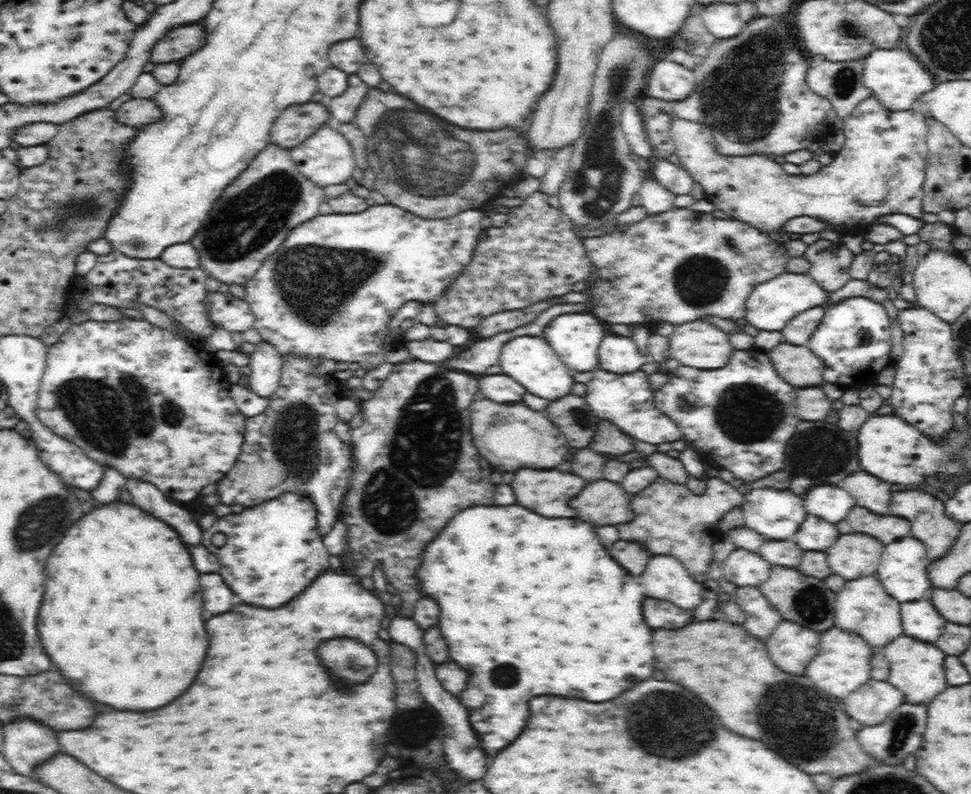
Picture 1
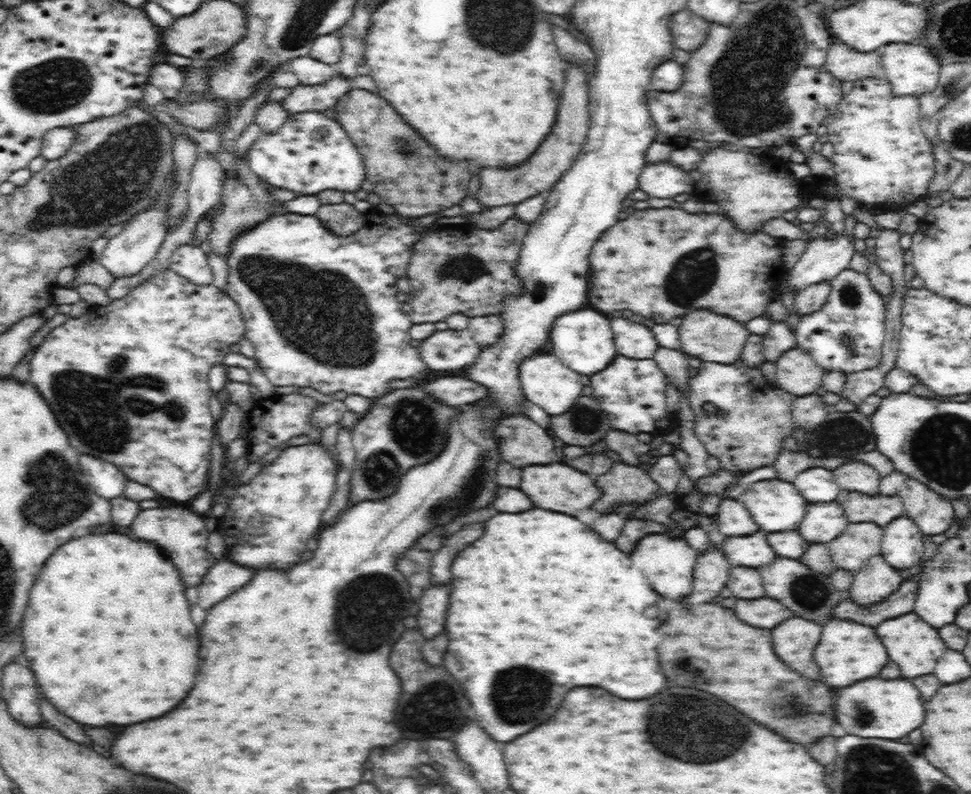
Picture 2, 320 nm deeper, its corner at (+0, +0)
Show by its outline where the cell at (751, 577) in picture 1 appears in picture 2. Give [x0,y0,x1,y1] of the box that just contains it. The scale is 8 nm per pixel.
[723,532,776,568]

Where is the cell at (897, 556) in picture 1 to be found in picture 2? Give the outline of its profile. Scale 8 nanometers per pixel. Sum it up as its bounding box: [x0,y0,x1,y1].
[881,514,924,571]

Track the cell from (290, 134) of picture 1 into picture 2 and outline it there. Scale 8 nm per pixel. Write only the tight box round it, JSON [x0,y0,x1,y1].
[282,74,354,115]

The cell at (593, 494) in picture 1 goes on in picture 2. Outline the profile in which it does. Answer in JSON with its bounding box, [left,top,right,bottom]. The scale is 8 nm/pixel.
[594,464,658,512]

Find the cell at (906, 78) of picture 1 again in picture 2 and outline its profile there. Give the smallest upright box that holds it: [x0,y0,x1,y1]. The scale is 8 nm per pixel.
[880,44,941,96]

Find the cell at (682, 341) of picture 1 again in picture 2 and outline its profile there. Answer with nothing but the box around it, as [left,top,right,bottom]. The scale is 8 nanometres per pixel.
[678,310,748,364]

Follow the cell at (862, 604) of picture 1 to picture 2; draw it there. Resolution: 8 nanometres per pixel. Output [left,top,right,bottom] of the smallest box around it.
[848,555,902,606]

